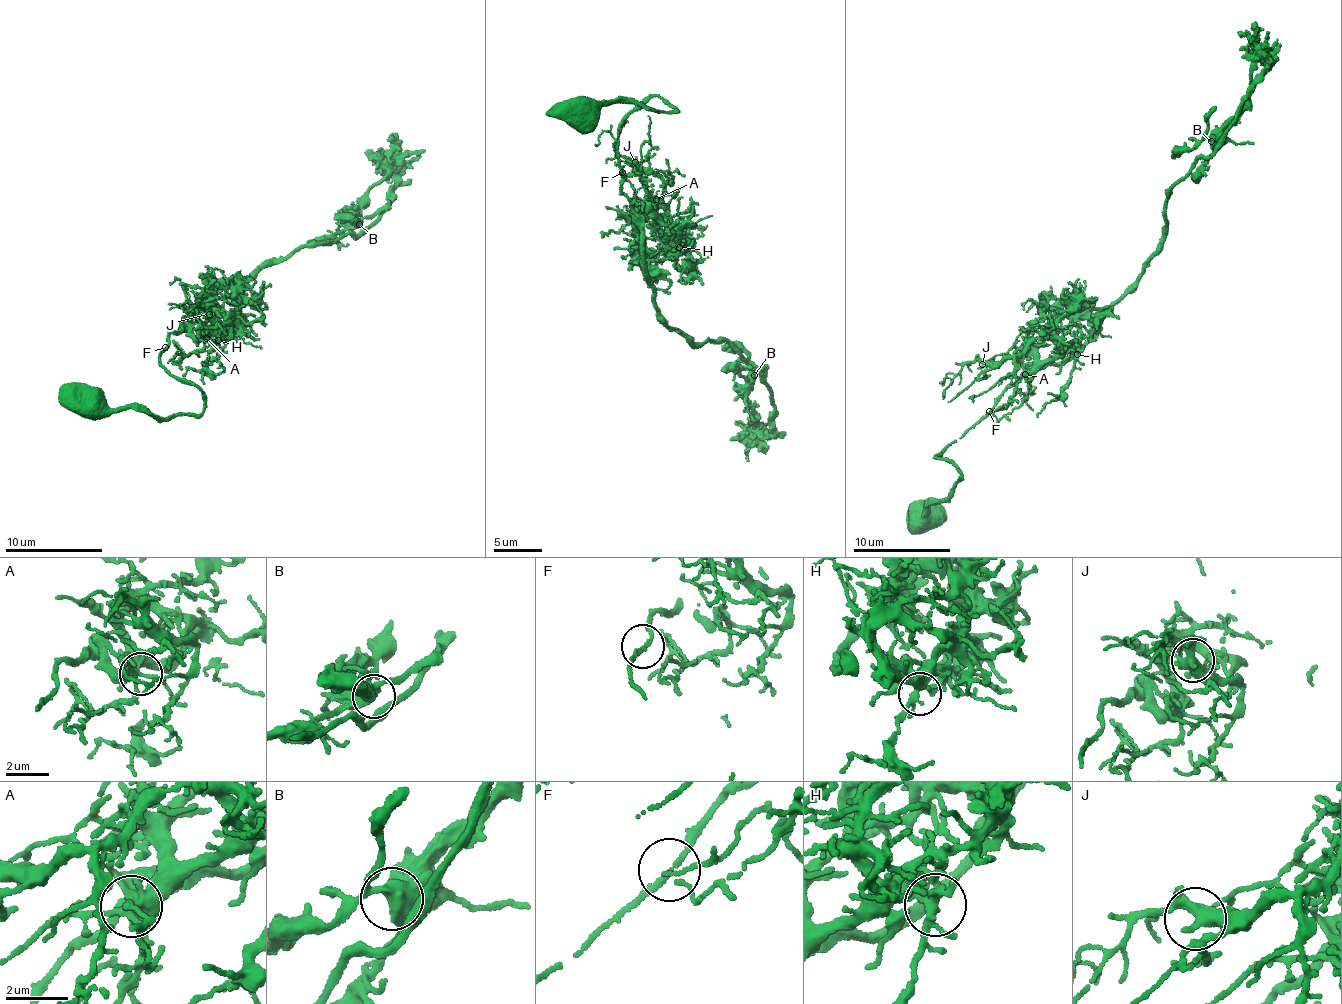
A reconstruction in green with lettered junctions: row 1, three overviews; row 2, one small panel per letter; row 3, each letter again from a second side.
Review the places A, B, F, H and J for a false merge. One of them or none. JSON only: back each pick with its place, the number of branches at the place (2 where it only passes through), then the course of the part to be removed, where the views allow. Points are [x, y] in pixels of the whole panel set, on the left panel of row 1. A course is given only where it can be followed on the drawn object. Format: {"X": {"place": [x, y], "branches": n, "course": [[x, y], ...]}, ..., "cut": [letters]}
{"cut": []}

